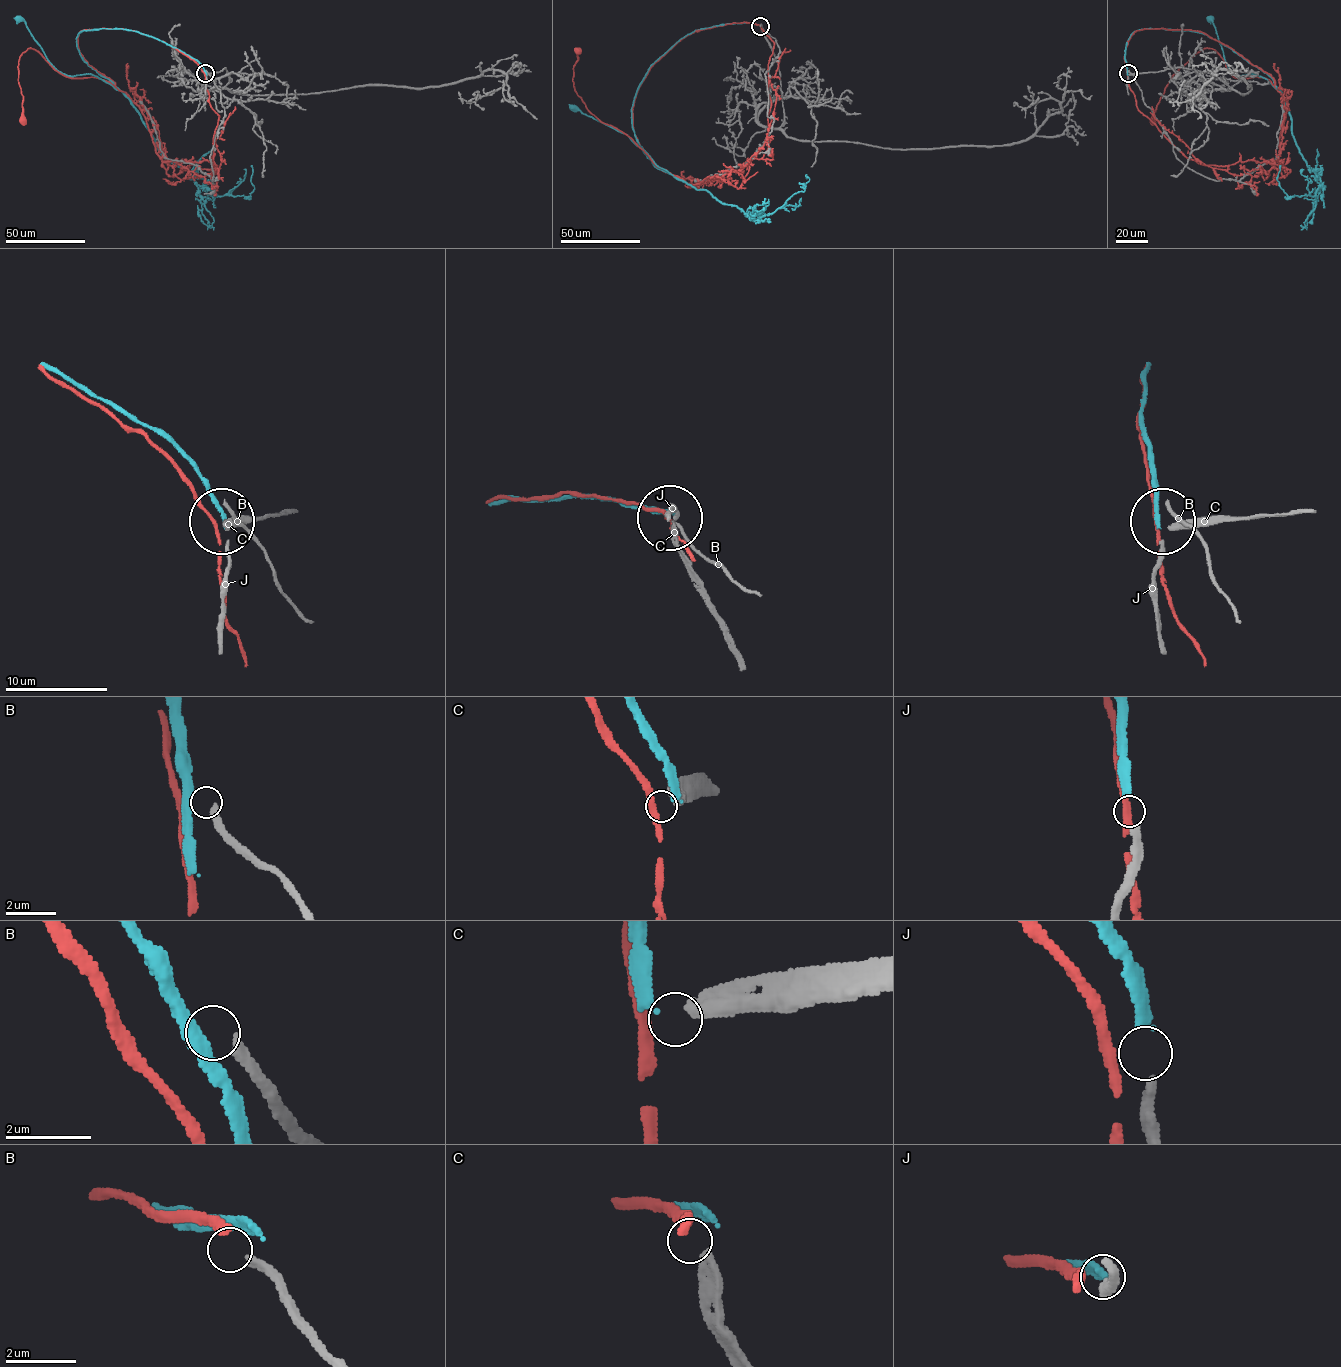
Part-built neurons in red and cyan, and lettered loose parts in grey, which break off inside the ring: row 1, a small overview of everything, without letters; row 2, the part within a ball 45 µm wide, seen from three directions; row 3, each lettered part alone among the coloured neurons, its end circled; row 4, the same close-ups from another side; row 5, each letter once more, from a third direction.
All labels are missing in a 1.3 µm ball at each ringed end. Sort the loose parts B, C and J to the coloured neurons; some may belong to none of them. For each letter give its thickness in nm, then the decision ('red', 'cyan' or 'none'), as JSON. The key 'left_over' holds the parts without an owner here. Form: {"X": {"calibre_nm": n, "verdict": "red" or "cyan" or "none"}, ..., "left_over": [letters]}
{"B": {"calibre_nm": 240, "verdict": "none"}, "C": {"calibre_nm": 280, "verdict": "none"}, "J": {"calibre_nm": 260, "verdict": "cyan"}, "left_over": ["B", "C"]}

